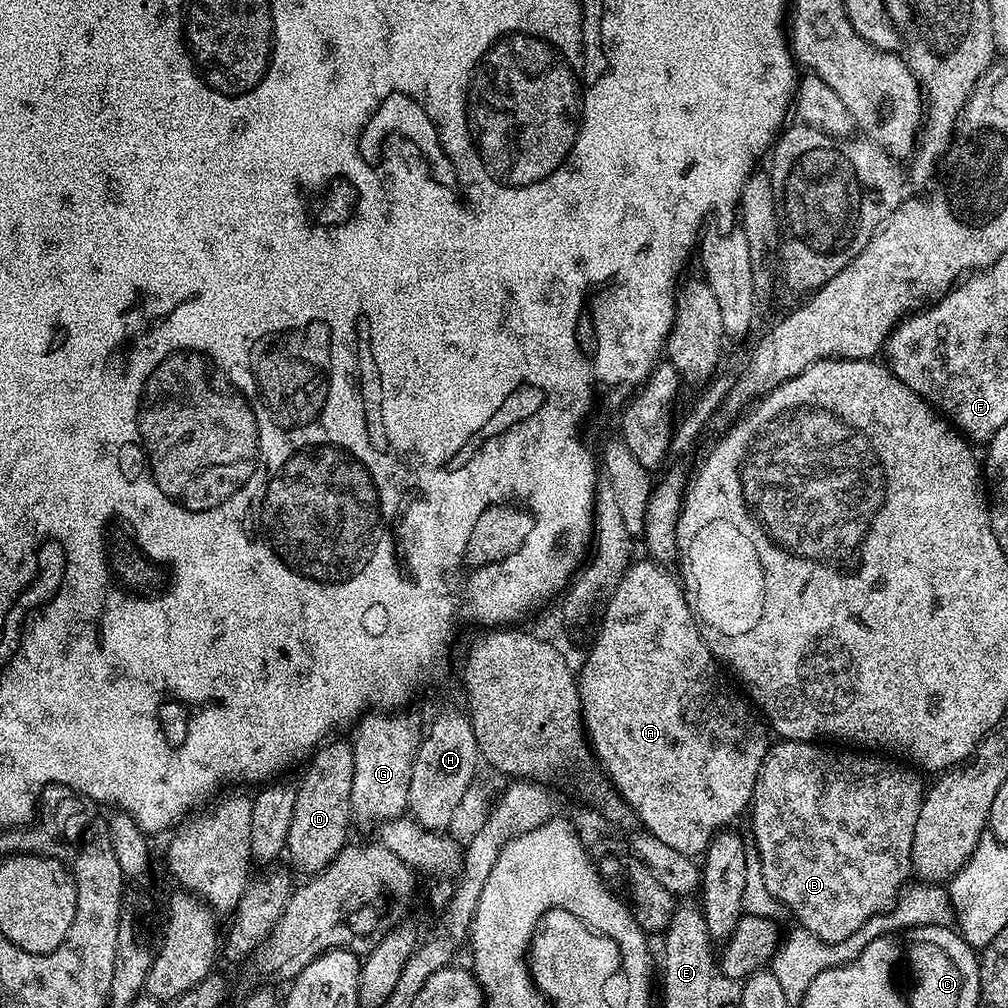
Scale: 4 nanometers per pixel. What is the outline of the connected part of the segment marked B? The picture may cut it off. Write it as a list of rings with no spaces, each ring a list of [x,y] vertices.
[[[781,739],[779,742],[776,743],[773,743],[771,747],[769,747],[766,758],[764,759],[764,761],[762,762],[762,766],[758,770],[758,778],[756,779],[754,794],[752,795],[752,802],[750,805],[750,816],[752,812],[752,840],[754,843],[756,843],[757,853],[755,852],[755,855],[758,857],[760,862],[760,873],[762,874],[762,878],[764,879],[766,890],[772,896],[773,901],[775,901],[777,905],[785,904],[785,906],[788,907],[794,915],[796,915],[796,920],[798,923],[800,923],[797,925],[799,925],[799,927],[803,929],[803,931],[809,932],[812,936],[816,936],[817,939],[821,940],[822,942],[826,942],[827,944],[837,944],[838,942],[842,942],[846,938],[850,938],[850,934],[854,934],[854,930],[858,930],[859,928],[861,928],[861,926],[863,926],[863,924],[866,923],[866,921],[868,921],[870,918],[874,918],[875,916],[879,915],[880,912],[886,912],[890,908],[892,908],[896,902],[896,897],[900,895],[901,889],[903,889],[905,885],[909,883],[910,877],[913,875],[912,847],[914,846],[914,826],[918,826],[918,814],[920,813],[920,807],[924,805],[926,784],[923,784],[923,782],[920,781],[921,773],[919,771],[913,770],[907,763],[901,762],[899,759],[896,758],[885,758],[883,755],[880,754],[865,754],[863,751],[860,750],[848,750],[852,752],[839,752],[839,750],[836,749],[839,747],[828,746],[832,748],[823,748],[823,743],[809,742],[806,740]]]

